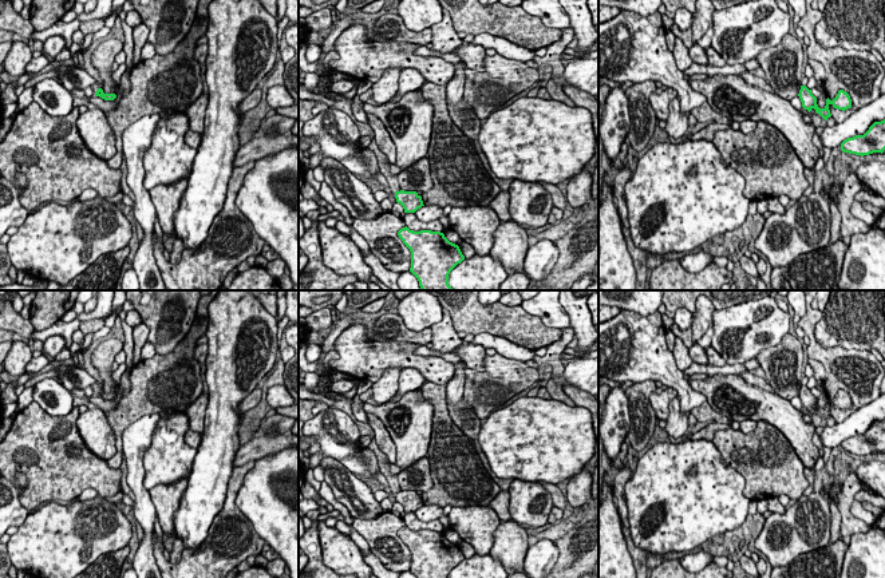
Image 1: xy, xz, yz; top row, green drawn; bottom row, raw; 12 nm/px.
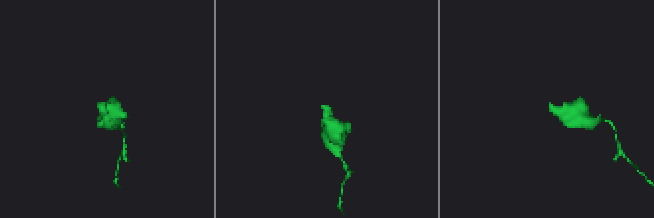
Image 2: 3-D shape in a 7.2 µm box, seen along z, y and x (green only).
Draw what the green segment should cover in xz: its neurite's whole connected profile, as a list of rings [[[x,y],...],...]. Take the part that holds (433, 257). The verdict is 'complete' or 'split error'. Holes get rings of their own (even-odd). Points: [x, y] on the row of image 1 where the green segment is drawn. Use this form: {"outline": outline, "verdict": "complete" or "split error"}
{"outline": [[[407,226],[398,235],[411,252],[410,272],[422,290],[454,290],[449,285],[449,274],[465,260],[458,245],[440,231],[414,231]]], "verdict": "complete"}

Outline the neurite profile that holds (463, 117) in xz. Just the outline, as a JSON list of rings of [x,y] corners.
[[[462,98],[455,106],[447,106],[454,124],[471,140],[477,140],[481,130],[481,119],[475,115],[471,106]]]

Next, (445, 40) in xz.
[[[443,11],[443,19],[440,23],[431,27],[431,44],[432,51],[439,54],[451,54],[459,45],[462,45],[462,39],[457,35],[451,16],[447,11]]]

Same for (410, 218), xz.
[[[406,213],[403,217],[406,226],[410,230],[420,231],[420,230],[431,230],[431,231],[445,231],[445,226],[439,221],[428,221],[422,222],[416,218],[415,213]]]

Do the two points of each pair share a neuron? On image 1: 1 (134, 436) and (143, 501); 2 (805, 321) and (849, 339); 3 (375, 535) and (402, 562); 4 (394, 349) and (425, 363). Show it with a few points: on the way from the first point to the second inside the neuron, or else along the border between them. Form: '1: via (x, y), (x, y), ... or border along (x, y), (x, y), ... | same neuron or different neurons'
1: via (134, 452), (135, 485) | same neuron
2: border along (821, 312), (816, 339), (825, 347), (838, 347) | different neurons
3: via (383, 537), (394, 554) | same neuron
4: via (402, 356), (417, 361) | same neuron

